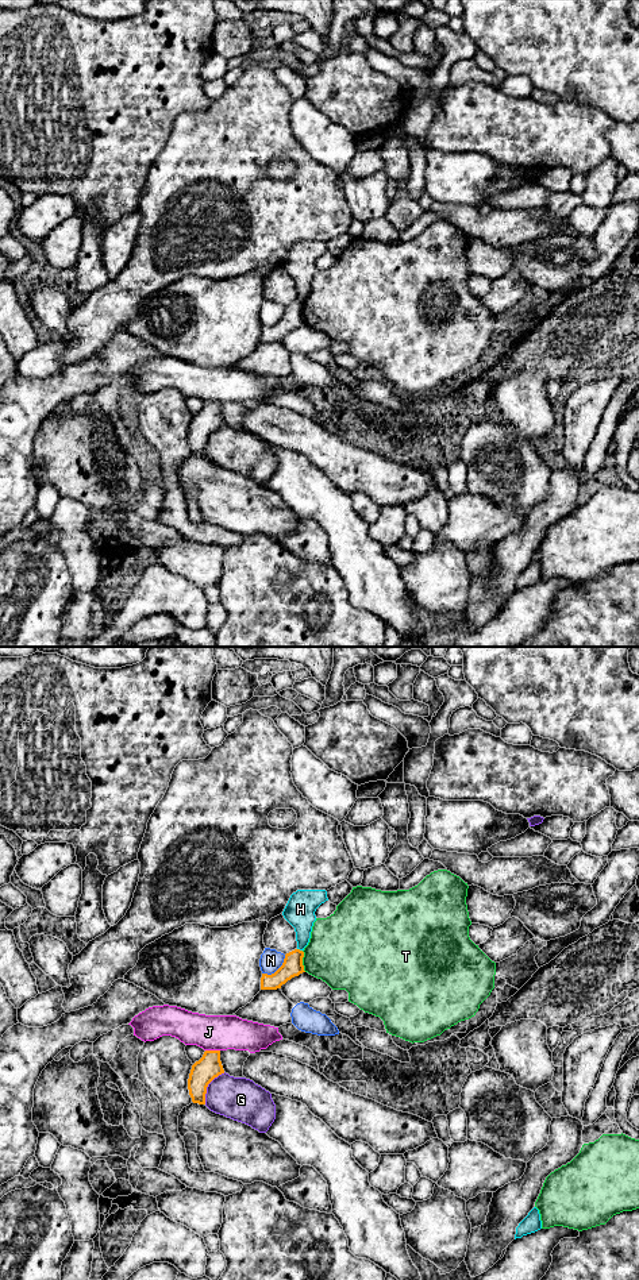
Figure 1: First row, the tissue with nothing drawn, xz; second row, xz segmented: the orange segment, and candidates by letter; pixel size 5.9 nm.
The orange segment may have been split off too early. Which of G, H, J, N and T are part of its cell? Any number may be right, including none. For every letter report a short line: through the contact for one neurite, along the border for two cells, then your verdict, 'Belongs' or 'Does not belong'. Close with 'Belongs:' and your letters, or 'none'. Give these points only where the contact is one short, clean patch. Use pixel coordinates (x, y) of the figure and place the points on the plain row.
G: Line: xz (224, 424), (219, 425), (208, 436), (204, 455). Does not belong
H: Line: xz (297, 300), (301, 303). Does not belong
J: Line: xz (206, 401), (219, 403). Does not belong
N: Does not belong
T: Line: xz (301, 303), (303, 320), (305, 323). Does not belong
Belongs: none

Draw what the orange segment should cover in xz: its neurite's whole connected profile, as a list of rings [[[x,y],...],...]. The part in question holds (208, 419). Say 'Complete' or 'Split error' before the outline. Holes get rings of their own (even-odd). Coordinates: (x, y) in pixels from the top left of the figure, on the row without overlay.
Complete. [[[205,402],[203,409],[192,417],[188,442],[193,455],[205,456],[208,436],[224,425],[220,402]]]

